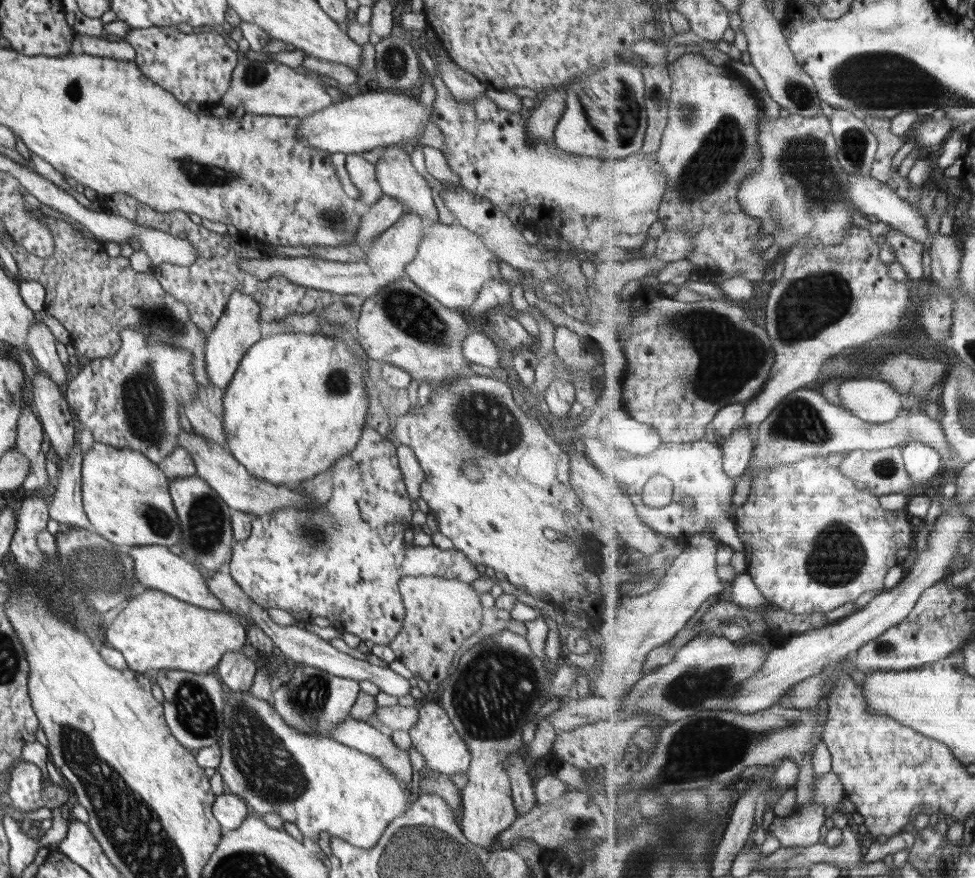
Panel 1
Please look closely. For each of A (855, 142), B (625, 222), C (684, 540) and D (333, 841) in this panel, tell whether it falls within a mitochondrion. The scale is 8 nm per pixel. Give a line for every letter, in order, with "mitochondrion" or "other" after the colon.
A: mitochondrion
B: other
C: other
D: other

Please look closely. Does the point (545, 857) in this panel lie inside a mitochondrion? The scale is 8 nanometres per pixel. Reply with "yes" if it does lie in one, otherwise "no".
no

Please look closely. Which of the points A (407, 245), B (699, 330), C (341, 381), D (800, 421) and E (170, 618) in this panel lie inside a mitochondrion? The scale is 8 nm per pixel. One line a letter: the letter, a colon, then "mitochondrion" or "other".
A: other
B: mitochondrion
C: mitochondrion
D: mitochondrion
E: other

